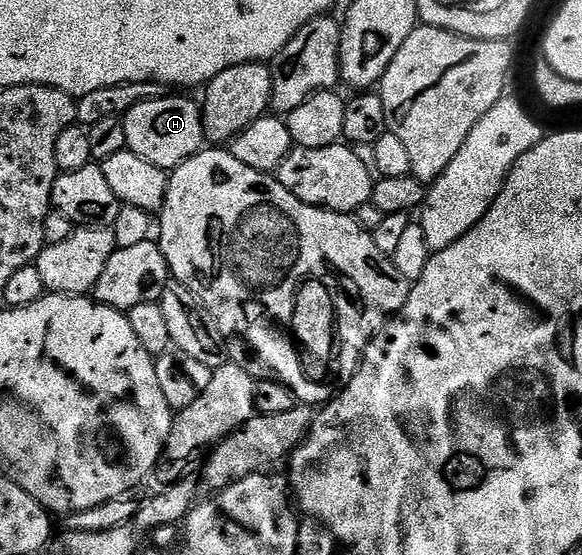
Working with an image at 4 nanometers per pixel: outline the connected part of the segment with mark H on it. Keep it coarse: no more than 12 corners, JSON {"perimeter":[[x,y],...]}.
{"perimeter":[[198,101],[129,108],[127,149],[170,172],[204,149]]}

